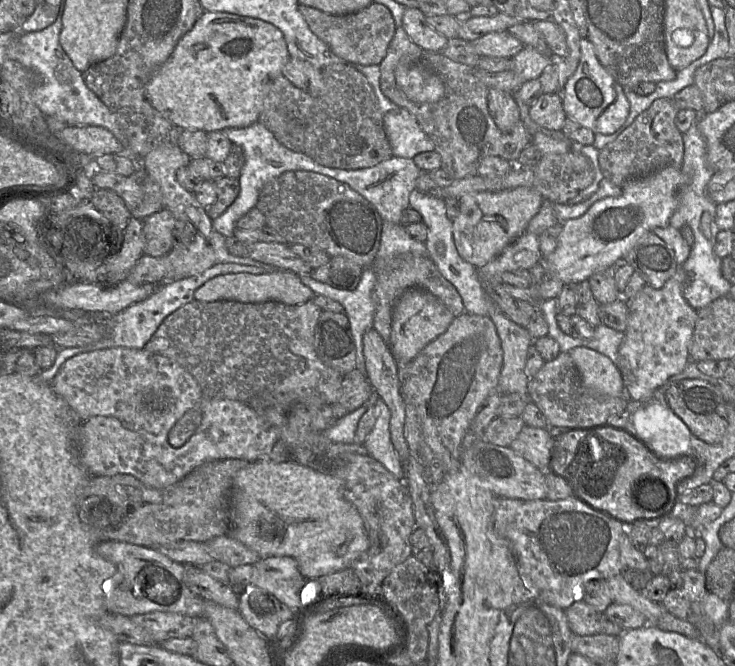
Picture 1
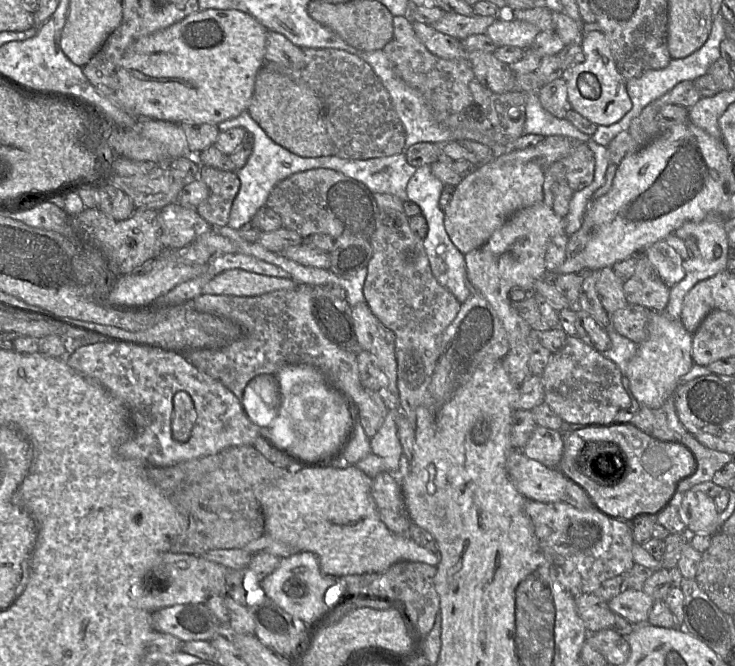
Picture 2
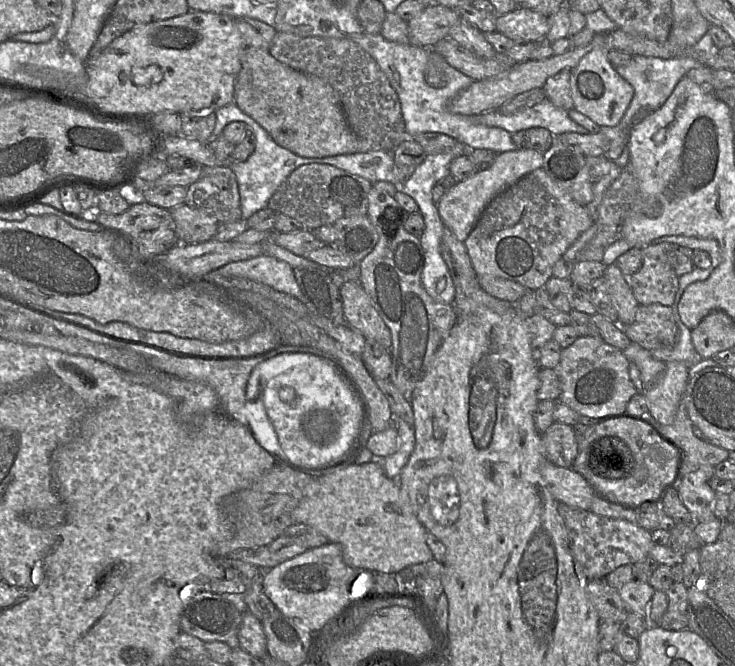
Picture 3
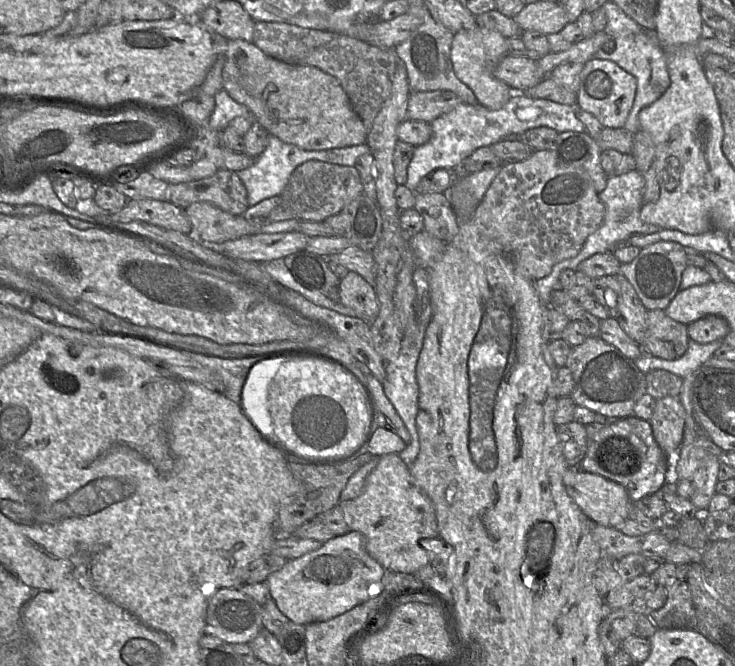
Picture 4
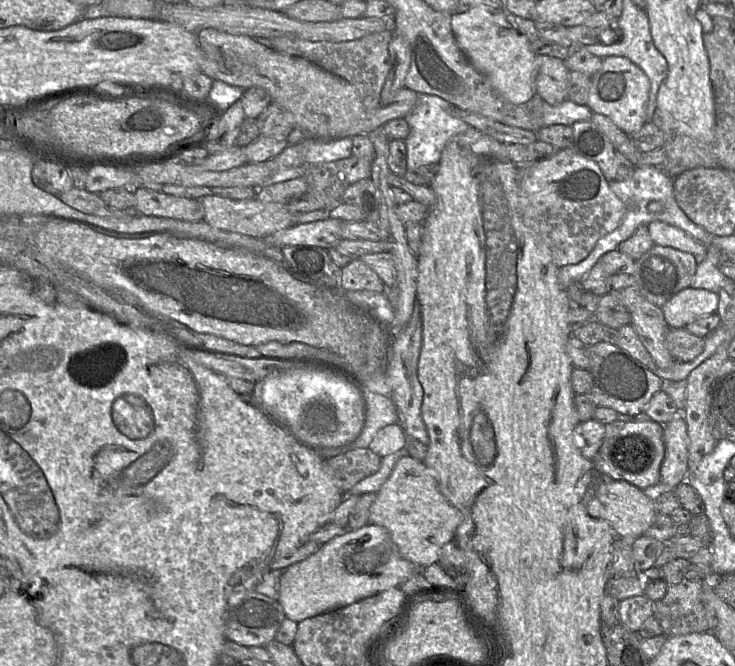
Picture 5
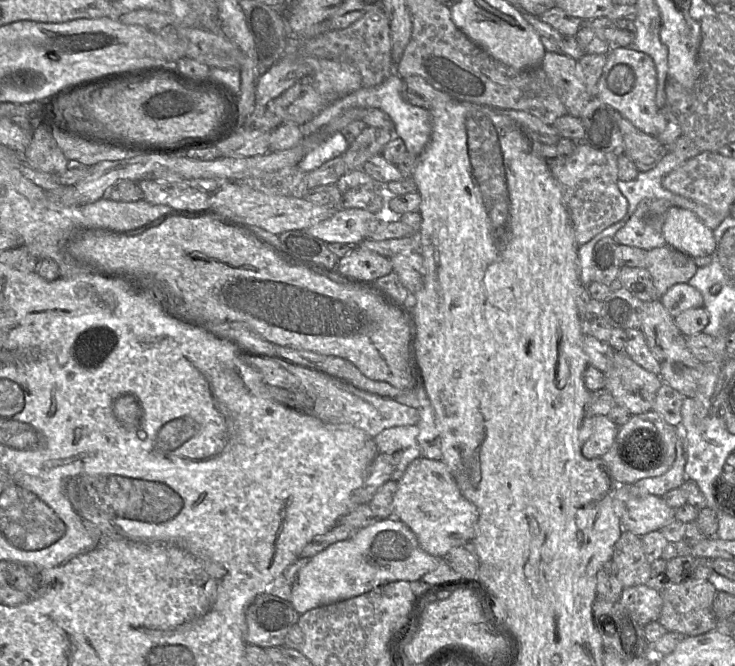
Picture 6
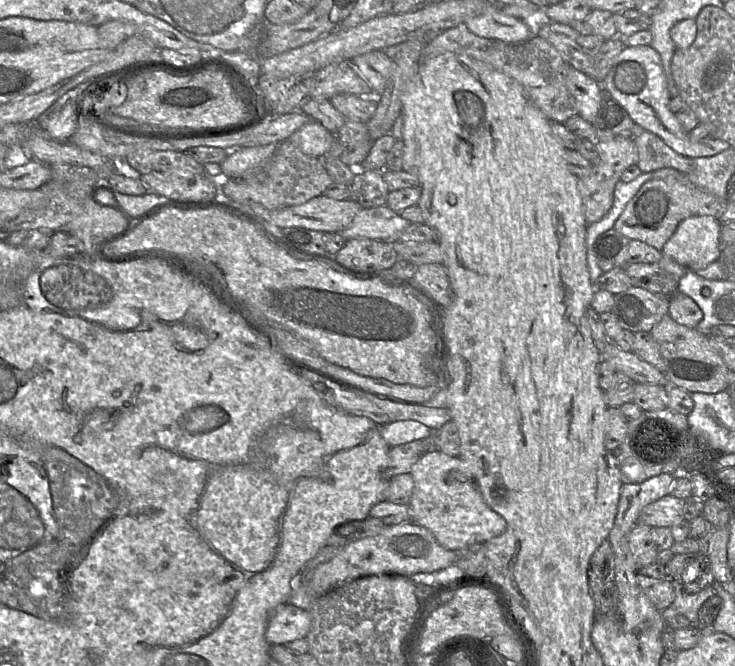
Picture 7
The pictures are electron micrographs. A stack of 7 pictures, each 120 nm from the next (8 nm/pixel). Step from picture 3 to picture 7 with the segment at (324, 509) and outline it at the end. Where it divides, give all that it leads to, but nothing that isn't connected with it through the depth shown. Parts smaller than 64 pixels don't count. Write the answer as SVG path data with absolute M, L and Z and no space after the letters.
M438 449L423 454L412 466L414 489L408 502L410 521L429 529L438 543L449 550L458 550L474 543L484 543L500 535L507 526L505 519L484 501L470 467L458 456L449 456Z

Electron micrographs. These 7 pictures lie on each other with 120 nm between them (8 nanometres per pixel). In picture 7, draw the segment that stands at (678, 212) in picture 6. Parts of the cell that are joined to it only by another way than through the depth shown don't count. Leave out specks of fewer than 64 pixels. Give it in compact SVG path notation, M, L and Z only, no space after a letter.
M693 215L679 223L661 252L689 270L703 269L718 260L719 235L717 218Z

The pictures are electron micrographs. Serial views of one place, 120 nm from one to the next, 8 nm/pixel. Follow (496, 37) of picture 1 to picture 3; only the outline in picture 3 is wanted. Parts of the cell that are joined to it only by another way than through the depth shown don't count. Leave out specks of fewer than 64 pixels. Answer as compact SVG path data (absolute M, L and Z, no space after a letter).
M518 8L508 14L497 16L496 32L511 40L537 42L545 38L550 29L549 17L527 8Z

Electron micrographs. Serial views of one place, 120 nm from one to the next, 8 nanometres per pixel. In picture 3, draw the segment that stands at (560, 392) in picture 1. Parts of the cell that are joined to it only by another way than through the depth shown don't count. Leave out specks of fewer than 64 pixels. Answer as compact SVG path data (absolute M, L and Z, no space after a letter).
M593 336L578 337L570 346L562 349L558 365L554 368L562 386L557 402L567 405L582 416L609 419L626 413L626 407L637 390L629 376L630 362L622 350Z

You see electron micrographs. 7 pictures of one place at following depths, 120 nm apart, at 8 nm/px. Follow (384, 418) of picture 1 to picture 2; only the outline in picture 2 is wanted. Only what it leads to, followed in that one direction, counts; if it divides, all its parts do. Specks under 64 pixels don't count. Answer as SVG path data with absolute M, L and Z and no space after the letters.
M388 411L377 433L370 438L371 453L382 457L389 473L396 474L399 469L402 447L398 438L395 411Z

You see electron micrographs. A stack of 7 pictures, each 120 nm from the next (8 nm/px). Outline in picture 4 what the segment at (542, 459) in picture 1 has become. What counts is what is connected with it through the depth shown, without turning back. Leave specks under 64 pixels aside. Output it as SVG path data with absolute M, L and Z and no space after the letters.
M572 421L557 426L557 434L562 443L563 455L569 469L579 468L587 450L586 426Z

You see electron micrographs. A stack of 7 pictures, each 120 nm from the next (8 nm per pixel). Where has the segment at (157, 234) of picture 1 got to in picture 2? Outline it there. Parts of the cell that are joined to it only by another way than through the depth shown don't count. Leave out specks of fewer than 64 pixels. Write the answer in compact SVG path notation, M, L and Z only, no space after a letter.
M171 203L158 211L162 249L180 249L213 228L196 209Z

